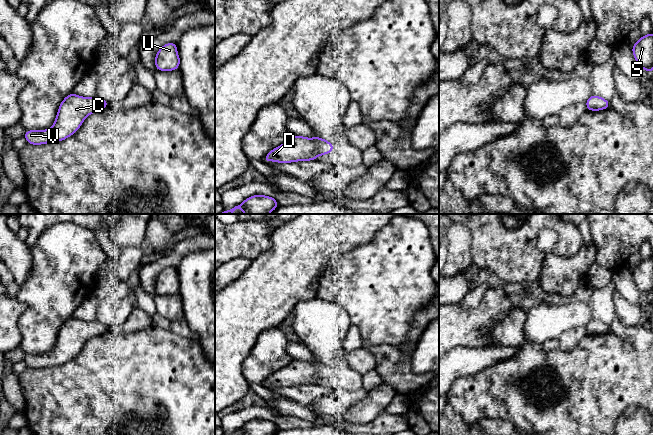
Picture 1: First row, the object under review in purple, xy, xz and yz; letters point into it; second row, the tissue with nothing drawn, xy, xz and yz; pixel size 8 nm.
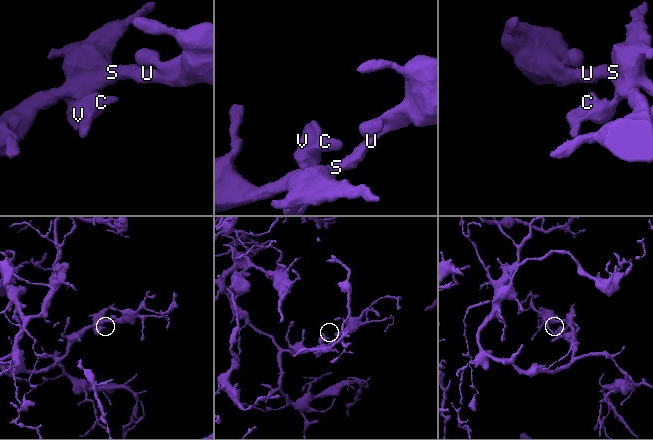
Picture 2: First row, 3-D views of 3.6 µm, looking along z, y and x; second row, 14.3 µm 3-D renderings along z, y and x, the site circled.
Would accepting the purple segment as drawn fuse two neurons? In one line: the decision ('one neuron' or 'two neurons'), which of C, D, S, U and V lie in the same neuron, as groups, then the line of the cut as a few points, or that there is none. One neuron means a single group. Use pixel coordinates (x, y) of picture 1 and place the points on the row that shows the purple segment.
one neuron; C D S U V; no cut

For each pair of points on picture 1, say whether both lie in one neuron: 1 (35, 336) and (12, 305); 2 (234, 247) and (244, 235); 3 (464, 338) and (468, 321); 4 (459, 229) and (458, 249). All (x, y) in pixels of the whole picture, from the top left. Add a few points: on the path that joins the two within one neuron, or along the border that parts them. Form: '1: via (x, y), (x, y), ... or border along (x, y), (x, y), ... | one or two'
1: border along (15, 297), (26, 306), (18, 321), (21, 340) | two
2: via (235, 244), (241, 238) | one
3: via (464, 334), (465, 325) | one
4: via (459, 234), (459, 244) | one

